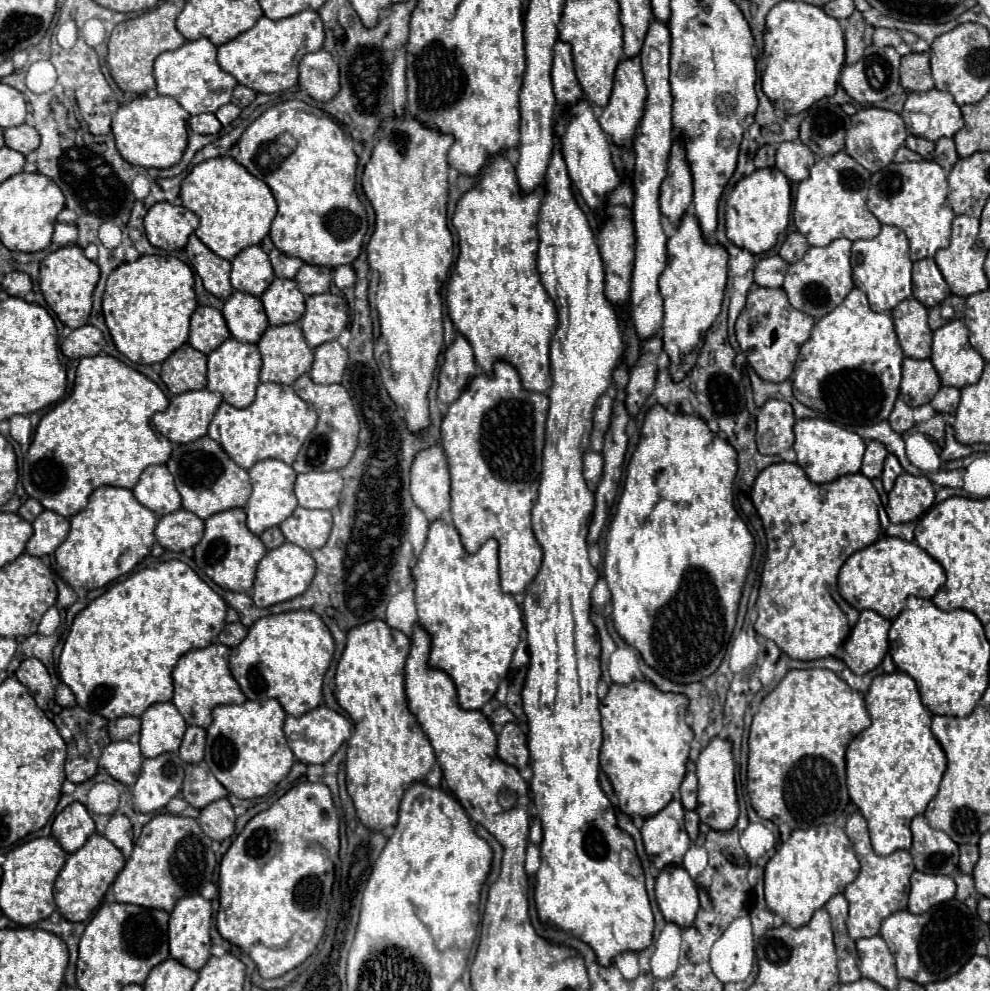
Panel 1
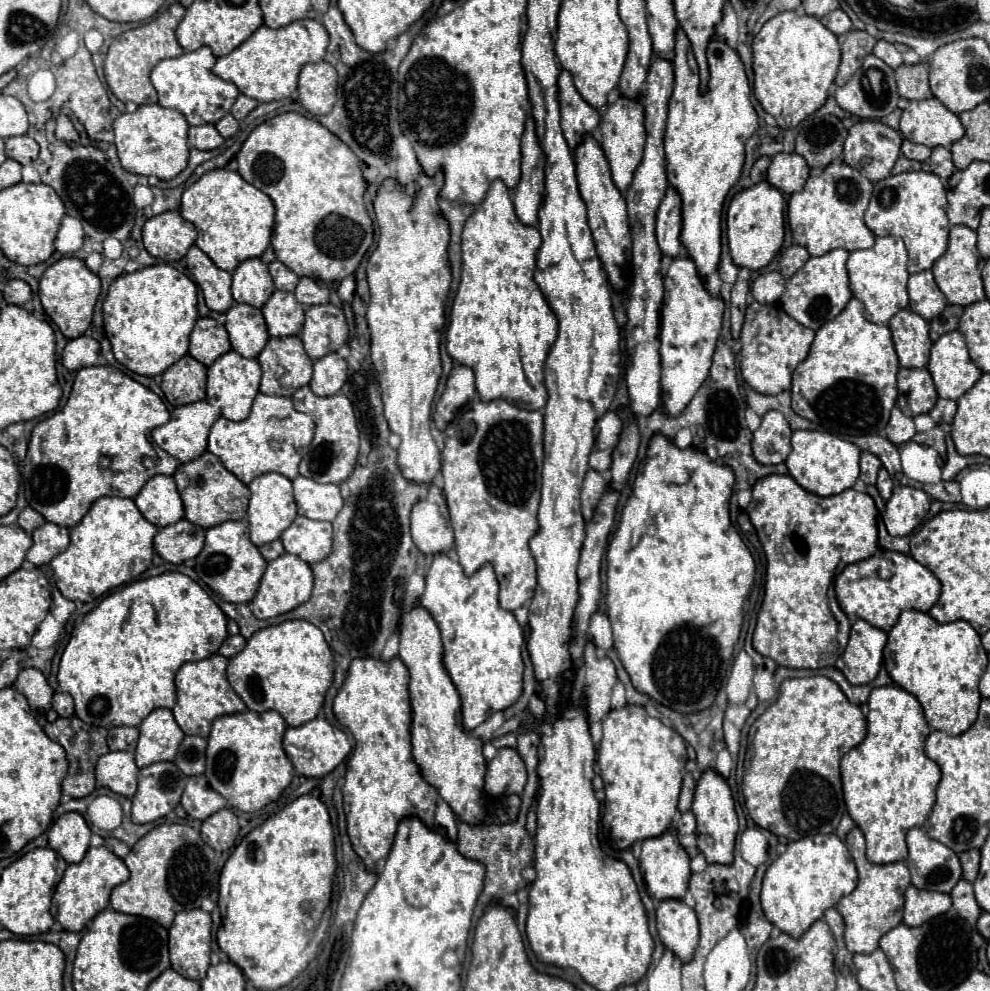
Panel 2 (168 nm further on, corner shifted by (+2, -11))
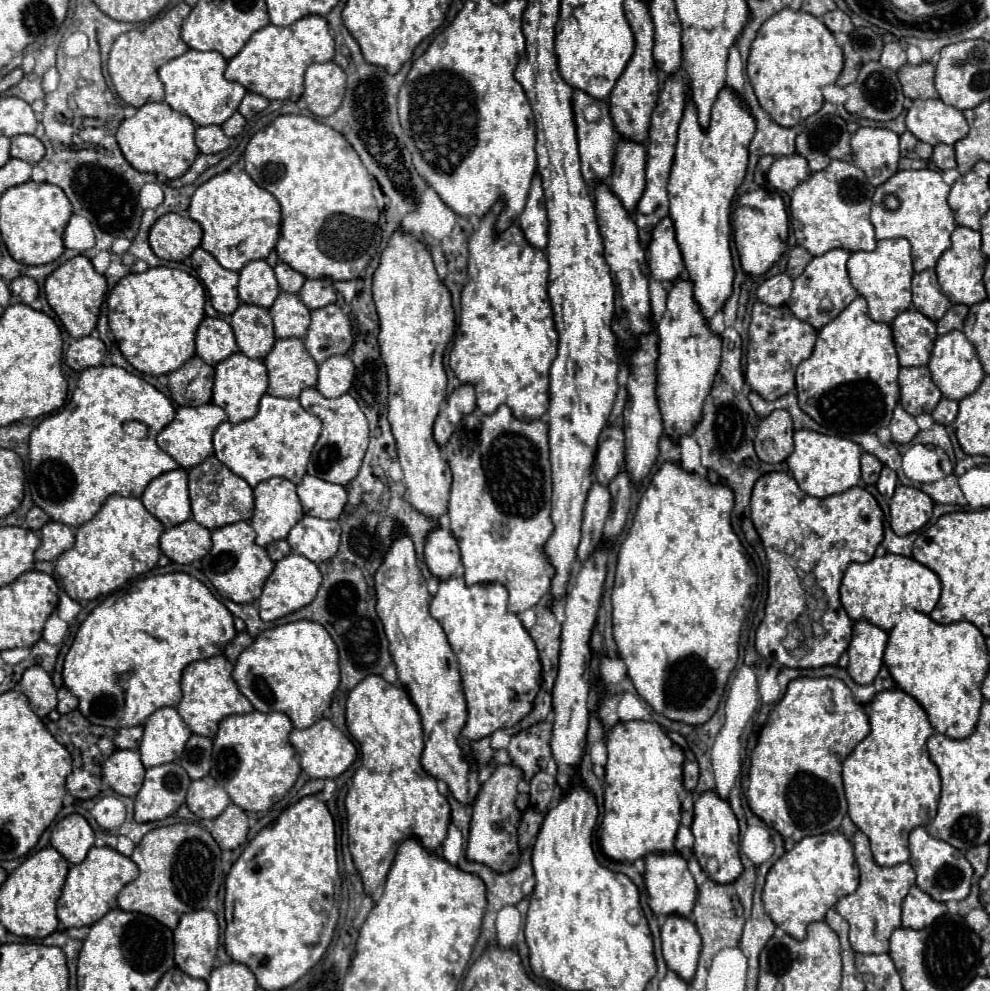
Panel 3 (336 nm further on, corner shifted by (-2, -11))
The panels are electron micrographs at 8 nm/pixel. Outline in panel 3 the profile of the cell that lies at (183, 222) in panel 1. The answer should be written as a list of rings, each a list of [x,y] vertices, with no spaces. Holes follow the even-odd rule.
[[[165,213],[149,231],[153,253],[167,261],[183,261],[201,245],[201,225],[179,213]]]

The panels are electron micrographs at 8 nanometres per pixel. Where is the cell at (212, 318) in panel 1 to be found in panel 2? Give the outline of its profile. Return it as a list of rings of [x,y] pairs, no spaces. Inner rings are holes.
[[[199,317],[191,333],[189,355],[209,367],[219,355],[227,353],[229,349],[231,349],[231,343],[225,327],[211,317]]]

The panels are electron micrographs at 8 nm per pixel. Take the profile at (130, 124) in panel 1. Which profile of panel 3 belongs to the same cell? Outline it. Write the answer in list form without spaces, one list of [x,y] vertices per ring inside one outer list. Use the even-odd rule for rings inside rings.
[[[145,103],[137,109],[131,119],[123,119],[117,129],[117,143],[125,155],[125,159],[141,173],[157,173],[167,179],[181,177],[195,161],[199,149],[195,145],[195,123],[173,111],[167,103]]]

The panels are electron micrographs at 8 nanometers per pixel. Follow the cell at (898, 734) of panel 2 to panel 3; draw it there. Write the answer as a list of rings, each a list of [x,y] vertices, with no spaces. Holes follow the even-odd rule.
[[[891,689],[875,695],[869,713],[871,733],[853,749],[843,761],[843,785],[849,803],[851,821],[869,837],[873,859],[883,867],[893,867],[909,861],[907,837],[913,827],[925,827],[937,815],[937,803],[941,793],[941,777],[937,765],[929,759],[927,739],[933,735],[933,727],[925,709],[905,691]]]

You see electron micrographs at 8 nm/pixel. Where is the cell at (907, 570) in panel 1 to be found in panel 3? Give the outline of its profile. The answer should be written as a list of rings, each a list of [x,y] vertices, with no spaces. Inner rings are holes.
[[[887,553],[873,557],[867,563],[851,563],[841,581],[841,603],[853,621],[869,621],[879,629],[889,631],[903,607],[913,607],[921,613],[931,613],[941,595],[939,577],[913,557]]]

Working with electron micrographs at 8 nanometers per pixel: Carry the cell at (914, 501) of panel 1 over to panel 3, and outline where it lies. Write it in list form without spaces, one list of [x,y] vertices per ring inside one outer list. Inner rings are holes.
[[[897,485],[895,495],[889,503],[891,513],[891,529],[897,535],[909,535],[921,529],[933,511],[933,499],[921,489]]]

